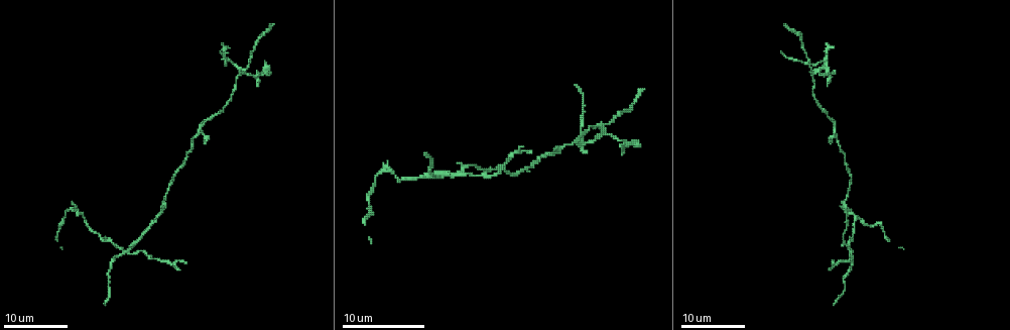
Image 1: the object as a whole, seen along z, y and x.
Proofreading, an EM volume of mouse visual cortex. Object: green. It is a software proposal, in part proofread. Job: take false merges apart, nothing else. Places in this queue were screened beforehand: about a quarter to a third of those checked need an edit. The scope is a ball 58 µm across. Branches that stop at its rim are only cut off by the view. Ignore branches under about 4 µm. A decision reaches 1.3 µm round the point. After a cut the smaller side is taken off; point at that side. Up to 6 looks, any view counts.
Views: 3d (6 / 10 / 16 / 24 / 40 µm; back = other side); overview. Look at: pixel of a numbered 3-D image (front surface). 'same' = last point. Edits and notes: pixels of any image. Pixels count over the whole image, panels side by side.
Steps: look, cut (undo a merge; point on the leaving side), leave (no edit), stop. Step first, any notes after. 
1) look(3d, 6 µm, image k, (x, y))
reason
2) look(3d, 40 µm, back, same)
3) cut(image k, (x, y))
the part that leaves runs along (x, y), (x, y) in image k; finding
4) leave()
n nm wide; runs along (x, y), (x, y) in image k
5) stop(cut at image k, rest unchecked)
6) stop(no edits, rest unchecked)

look(3d, 24 µm, image 1, (836, 138))
thick turns thin

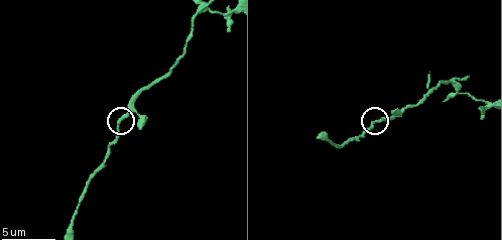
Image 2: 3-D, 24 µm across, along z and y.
look(3d, 10 µm, image 2, (120, 117))

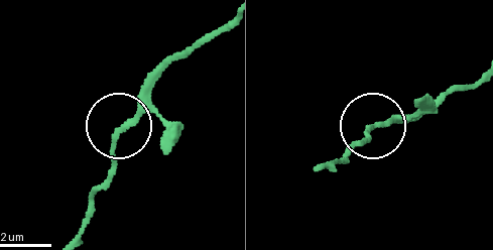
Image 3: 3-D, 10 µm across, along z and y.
leave()
runs along (76, 234), (108, 175), (114, 136), (159, 80) in image 3; all the same neuron

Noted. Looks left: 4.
look(3d, 6 µm, image 2, (196, 12))
thick turns thin

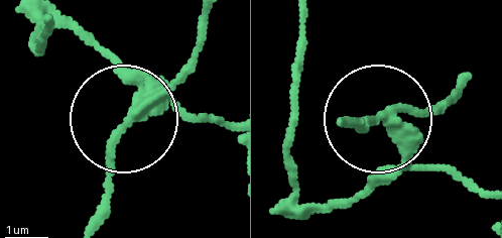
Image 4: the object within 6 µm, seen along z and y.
cut(image 4, (140, 82))
3 arms; a second neuron is stuck on

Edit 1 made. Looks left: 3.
stop(cut at image 4, rest unchecked)

